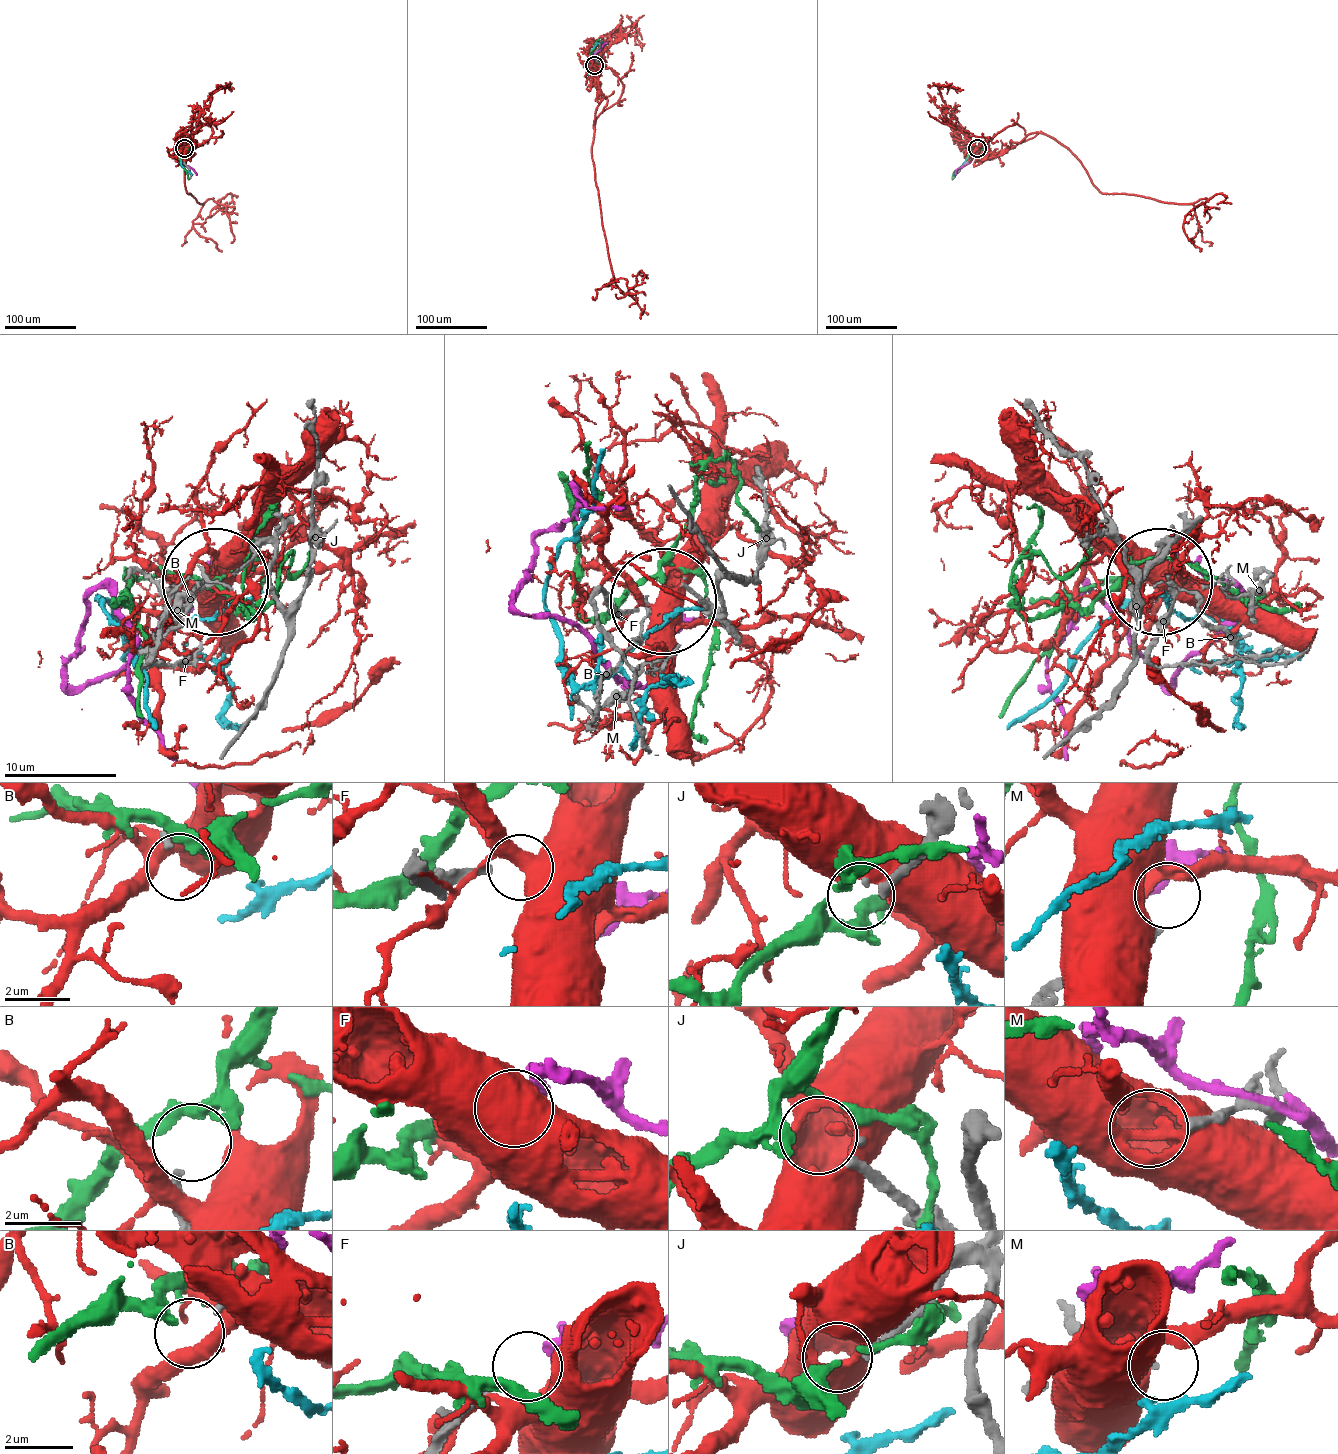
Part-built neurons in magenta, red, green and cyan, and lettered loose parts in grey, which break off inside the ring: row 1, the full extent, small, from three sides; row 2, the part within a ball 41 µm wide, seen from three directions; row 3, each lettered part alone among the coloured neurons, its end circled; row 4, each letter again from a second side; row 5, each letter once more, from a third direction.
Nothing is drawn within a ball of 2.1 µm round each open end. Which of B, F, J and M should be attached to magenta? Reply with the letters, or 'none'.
F

